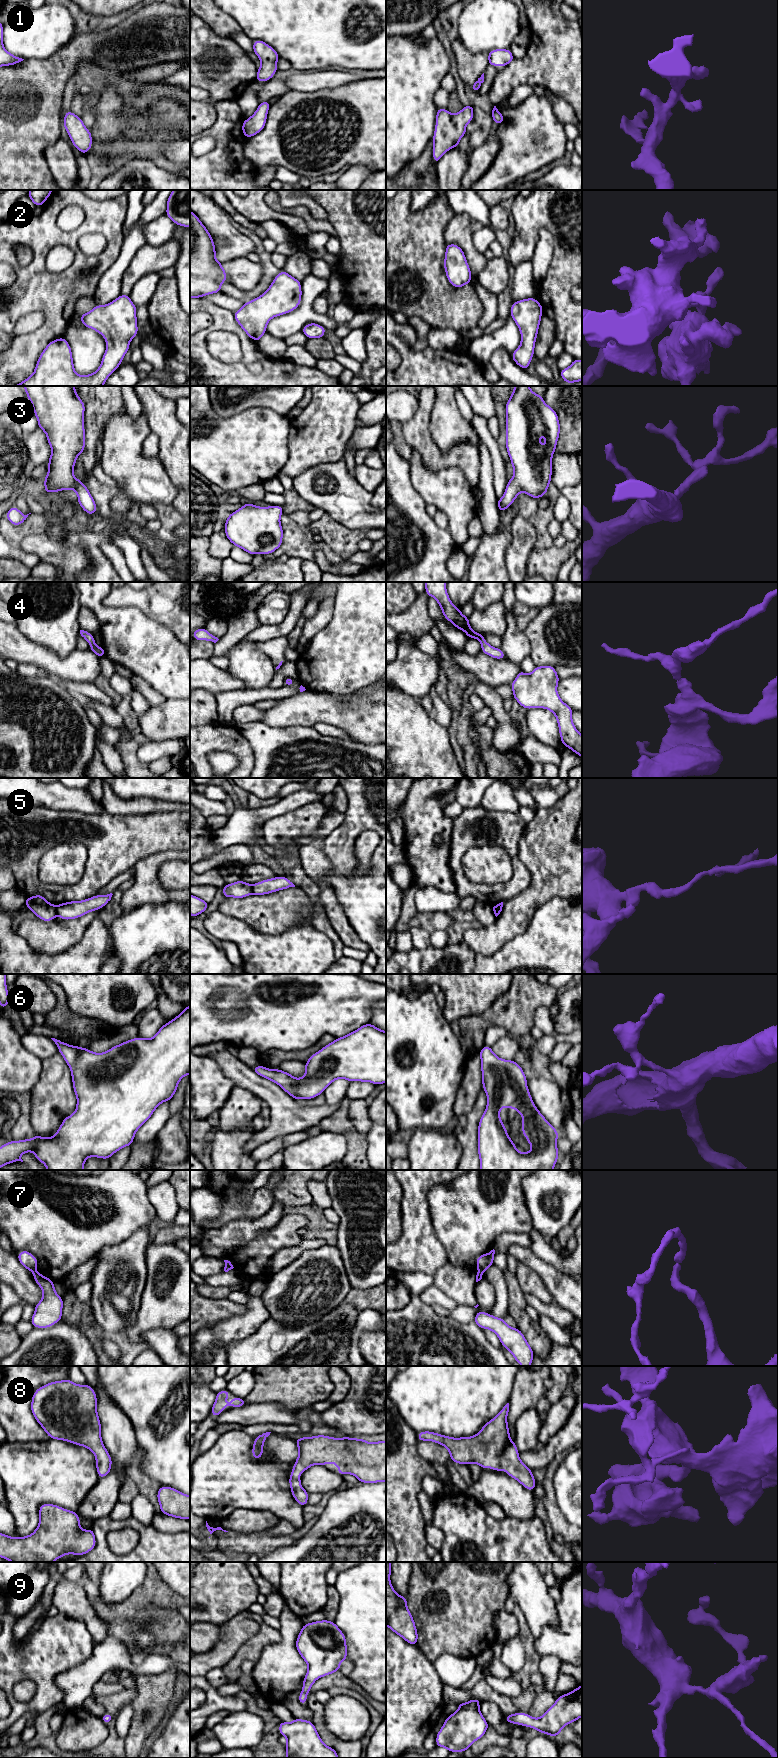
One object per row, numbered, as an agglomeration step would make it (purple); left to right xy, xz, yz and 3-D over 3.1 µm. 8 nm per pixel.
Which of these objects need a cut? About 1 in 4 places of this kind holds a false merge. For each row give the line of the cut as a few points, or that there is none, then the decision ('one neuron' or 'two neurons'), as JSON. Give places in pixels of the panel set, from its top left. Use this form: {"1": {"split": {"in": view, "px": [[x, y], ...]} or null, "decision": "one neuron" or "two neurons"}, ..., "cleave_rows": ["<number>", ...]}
{"1": {"split": null, "decision": "one neuron"}, "2": {"split": null, "decision": "one neuron"}, "3": {"split": null, "decision": "one neuron"}, "4": {"split": null, "decision": "one neuron"}, "5": {"split": {"in": "xz", "px": [[251, 885], [253, 893]]}, "decision": "two neurons"}, "6": {"split": null, "decision": "one neuron"}, "7": {"split": {"in": "yz", "px": [[478, 1270], [482, 1273]]}, "decision": "two neurons"}, "8": {"split": null, "decision": "one neuron"}, "9": {"split": null, "decision": "one neuron"}, "cleave_rows": ["5", "7"]}

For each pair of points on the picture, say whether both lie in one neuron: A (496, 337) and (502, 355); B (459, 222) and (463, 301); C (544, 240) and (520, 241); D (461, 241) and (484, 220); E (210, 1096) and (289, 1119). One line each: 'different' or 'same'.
A: different
B: different
C: different
D: different
E: different

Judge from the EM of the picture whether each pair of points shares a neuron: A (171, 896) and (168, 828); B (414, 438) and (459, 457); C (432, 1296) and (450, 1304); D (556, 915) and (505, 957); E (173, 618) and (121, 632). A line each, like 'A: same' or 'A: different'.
A: different
B: same
C: same
D: same
E: different

